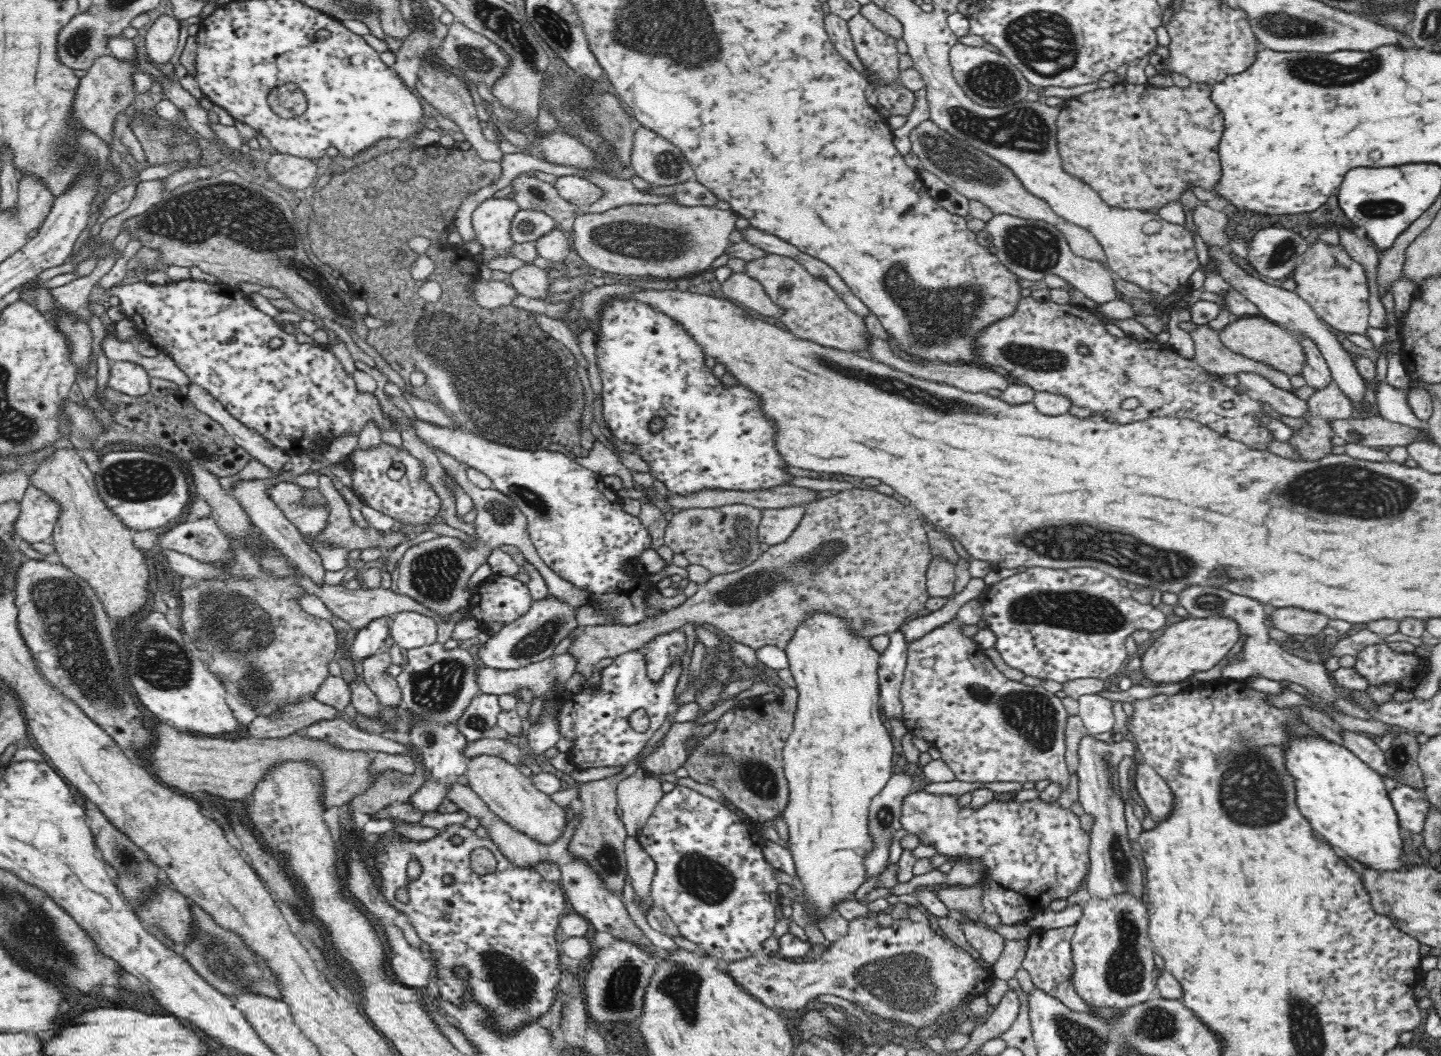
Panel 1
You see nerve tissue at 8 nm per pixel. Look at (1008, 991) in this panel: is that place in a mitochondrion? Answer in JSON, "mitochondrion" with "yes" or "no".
{"mitochondrion":"no"}

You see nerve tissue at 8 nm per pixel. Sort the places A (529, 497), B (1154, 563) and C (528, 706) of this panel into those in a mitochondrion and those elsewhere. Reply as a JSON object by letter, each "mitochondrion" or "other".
{"A":"mitochondrion","B":"mitochondrion","C":"other"}

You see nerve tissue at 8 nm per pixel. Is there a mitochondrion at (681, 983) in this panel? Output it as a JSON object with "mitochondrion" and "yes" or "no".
{"mitochondrion":"yes"}

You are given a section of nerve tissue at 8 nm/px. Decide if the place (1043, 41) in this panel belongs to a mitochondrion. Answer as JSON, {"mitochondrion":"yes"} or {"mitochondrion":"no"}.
{"mitochondrion":"yes"}

